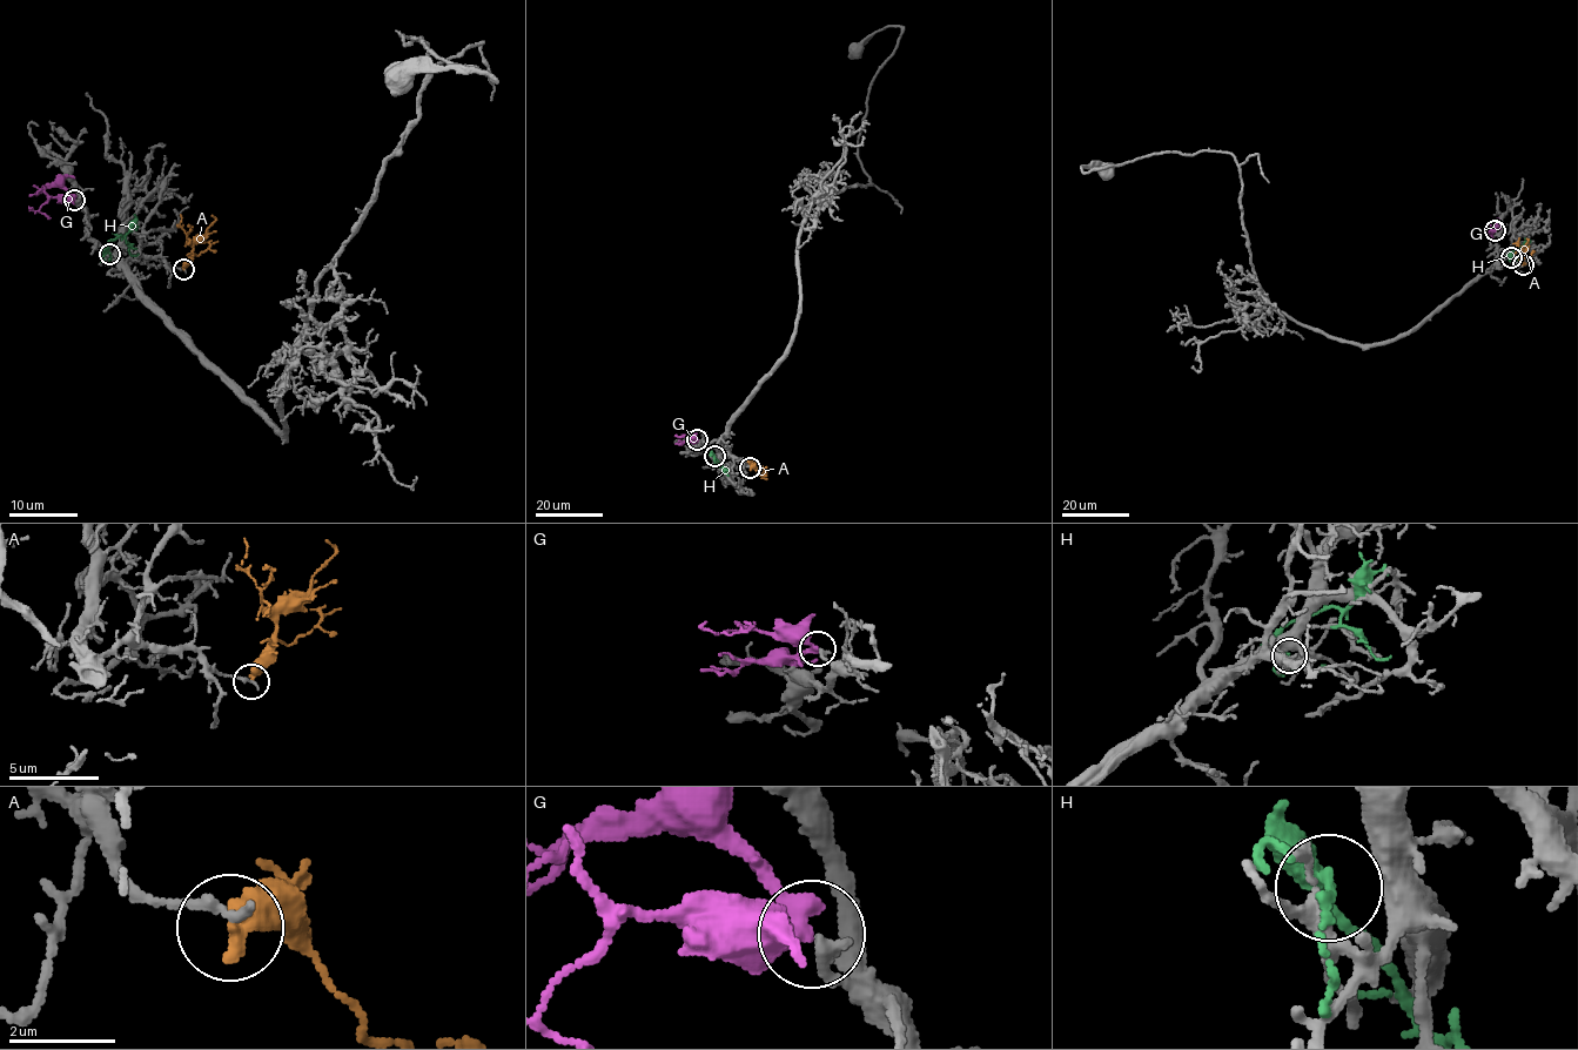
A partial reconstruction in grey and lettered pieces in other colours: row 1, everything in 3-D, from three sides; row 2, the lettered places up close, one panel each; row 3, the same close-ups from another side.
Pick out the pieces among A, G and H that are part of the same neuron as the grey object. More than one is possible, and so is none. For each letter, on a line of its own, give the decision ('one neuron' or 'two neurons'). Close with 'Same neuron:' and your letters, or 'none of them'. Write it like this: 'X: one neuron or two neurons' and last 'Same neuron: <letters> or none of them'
A: two neurons
G: one neuron
H: two neurons
Same neuron: G

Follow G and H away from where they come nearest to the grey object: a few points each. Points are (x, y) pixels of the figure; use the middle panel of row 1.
G: (697, 439), (679, 436), (685, 435)
H: (714, 456), (729, 476)

